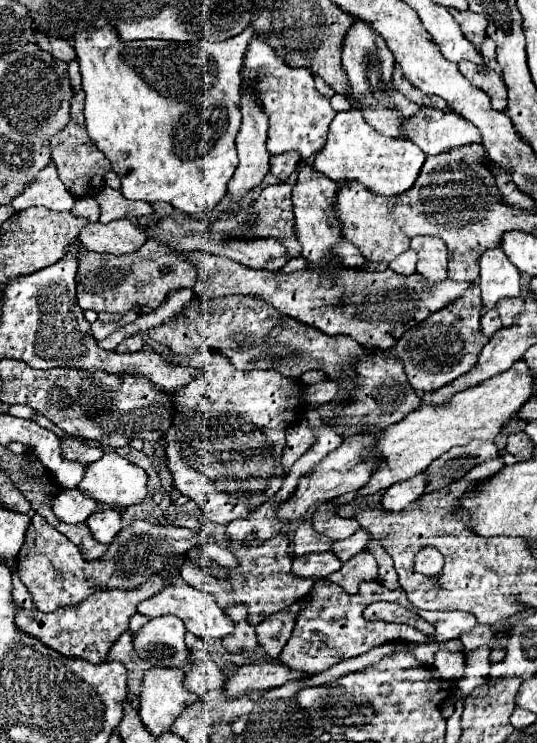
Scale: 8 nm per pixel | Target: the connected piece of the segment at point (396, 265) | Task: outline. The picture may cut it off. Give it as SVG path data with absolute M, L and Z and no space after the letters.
M414 249L404 251L404 253L398 255L394 261L390 261L388 267L390 267L394 273L400 273L400 275L412 275L412 273L416 271L416 251L414 251Z

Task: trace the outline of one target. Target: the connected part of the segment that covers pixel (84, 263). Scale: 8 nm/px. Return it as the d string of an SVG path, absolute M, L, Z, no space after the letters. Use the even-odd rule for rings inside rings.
M148 239L136 253L116 257L106 253L92 253L84 247L78 249L78 273L76 273L76 297L82 309L92 309L96 313L128 313L134 311L138 315L150 313L160 307L164 295L170 289L194 287L196 269L188 261L180 259L176 251L170 247L162 247L162 243L154 243ZM162 267L168 267L170 273L162 273Z

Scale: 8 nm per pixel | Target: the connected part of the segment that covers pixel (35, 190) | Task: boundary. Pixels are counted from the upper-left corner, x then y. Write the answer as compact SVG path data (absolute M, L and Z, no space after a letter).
M54 163L38 173L38 179L32 181L22 193L22 209L32 205L42 205L54 211L70 211L74 205L74 197L58 179L58 171Z

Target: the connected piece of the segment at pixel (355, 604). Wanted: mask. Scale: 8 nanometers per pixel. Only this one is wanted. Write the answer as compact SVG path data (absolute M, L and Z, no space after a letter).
M322 579L322 583L316 583L314 585L314 589L312 589L312 595L310 595L310 601L308 601L308 605L306 605L306 611L302 611L302 615L298 615L298 623L296 623L296 627L294 627L294 631L292 631L292 637L290 637L290 641L286 643L286 647L284 647L284 651L282 651L282 655L280 655L280 659L290 667L290 669L296 669L296 671L306 671L306 673L322 673L322 671L326 671L326 669L330 669L334 663L338 663L338 661L342 661L342 659L350 659L350 657L358 657L358 655L362 655L366 653L366 651L370 651L372 647L378 647L378 645L382 645L382 643L388 643L388 641L396 641L396 640L406 640L410 642L422 642L422 639L430 639L430 636L425 636L423 634L408 634L407 628L399 628L396 624L391 624L387 622L370 622L366 621L364 617L362 617L362 611L370 605L370 603L374 603L374 601L396 601L396 603L400 603L400 605L404 605L406 609L412 609L413 612L415 608L408 599L406 599L406 593L402 591L402 589L386 589L382 583L378 583L378 581L362 581L360 583L360 591L356 593L356 595L346 595L340 587L334 587L334 585L330 585L330 583L326 583L324 579Z

